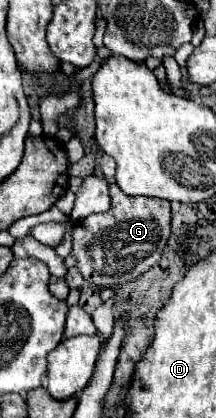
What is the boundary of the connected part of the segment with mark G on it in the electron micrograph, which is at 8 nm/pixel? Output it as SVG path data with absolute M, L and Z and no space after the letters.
M111 182L113 206L103 214L91 214L75 222L73 256L87 284L121 286L147 272L163 254L171 234L171 202L147 196L127 196Z

